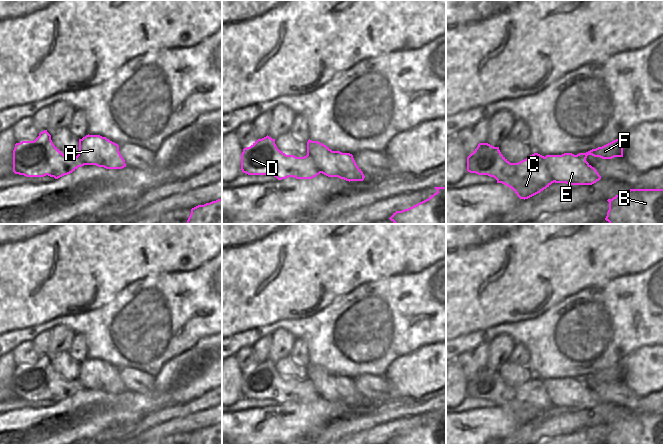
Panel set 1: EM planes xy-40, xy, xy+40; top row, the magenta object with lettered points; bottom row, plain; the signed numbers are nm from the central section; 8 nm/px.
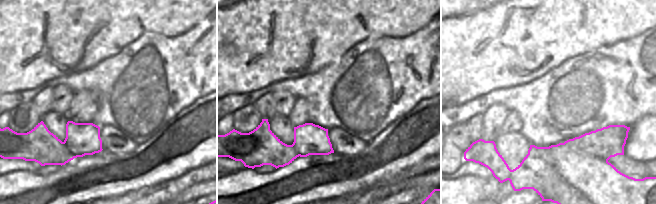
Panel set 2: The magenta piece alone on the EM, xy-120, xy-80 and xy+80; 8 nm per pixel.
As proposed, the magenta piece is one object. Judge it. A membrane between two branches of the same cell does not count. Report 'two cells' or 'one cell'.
two cells

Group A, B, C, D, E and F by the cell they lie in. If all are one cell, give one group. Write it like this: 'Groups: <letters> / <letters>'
Groups: A B E / C D F.

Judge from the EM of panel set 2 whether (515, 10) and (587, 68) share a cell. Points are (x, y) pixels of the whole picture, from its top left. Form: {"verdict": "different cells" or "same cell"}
{"verdict": "different cells"}

